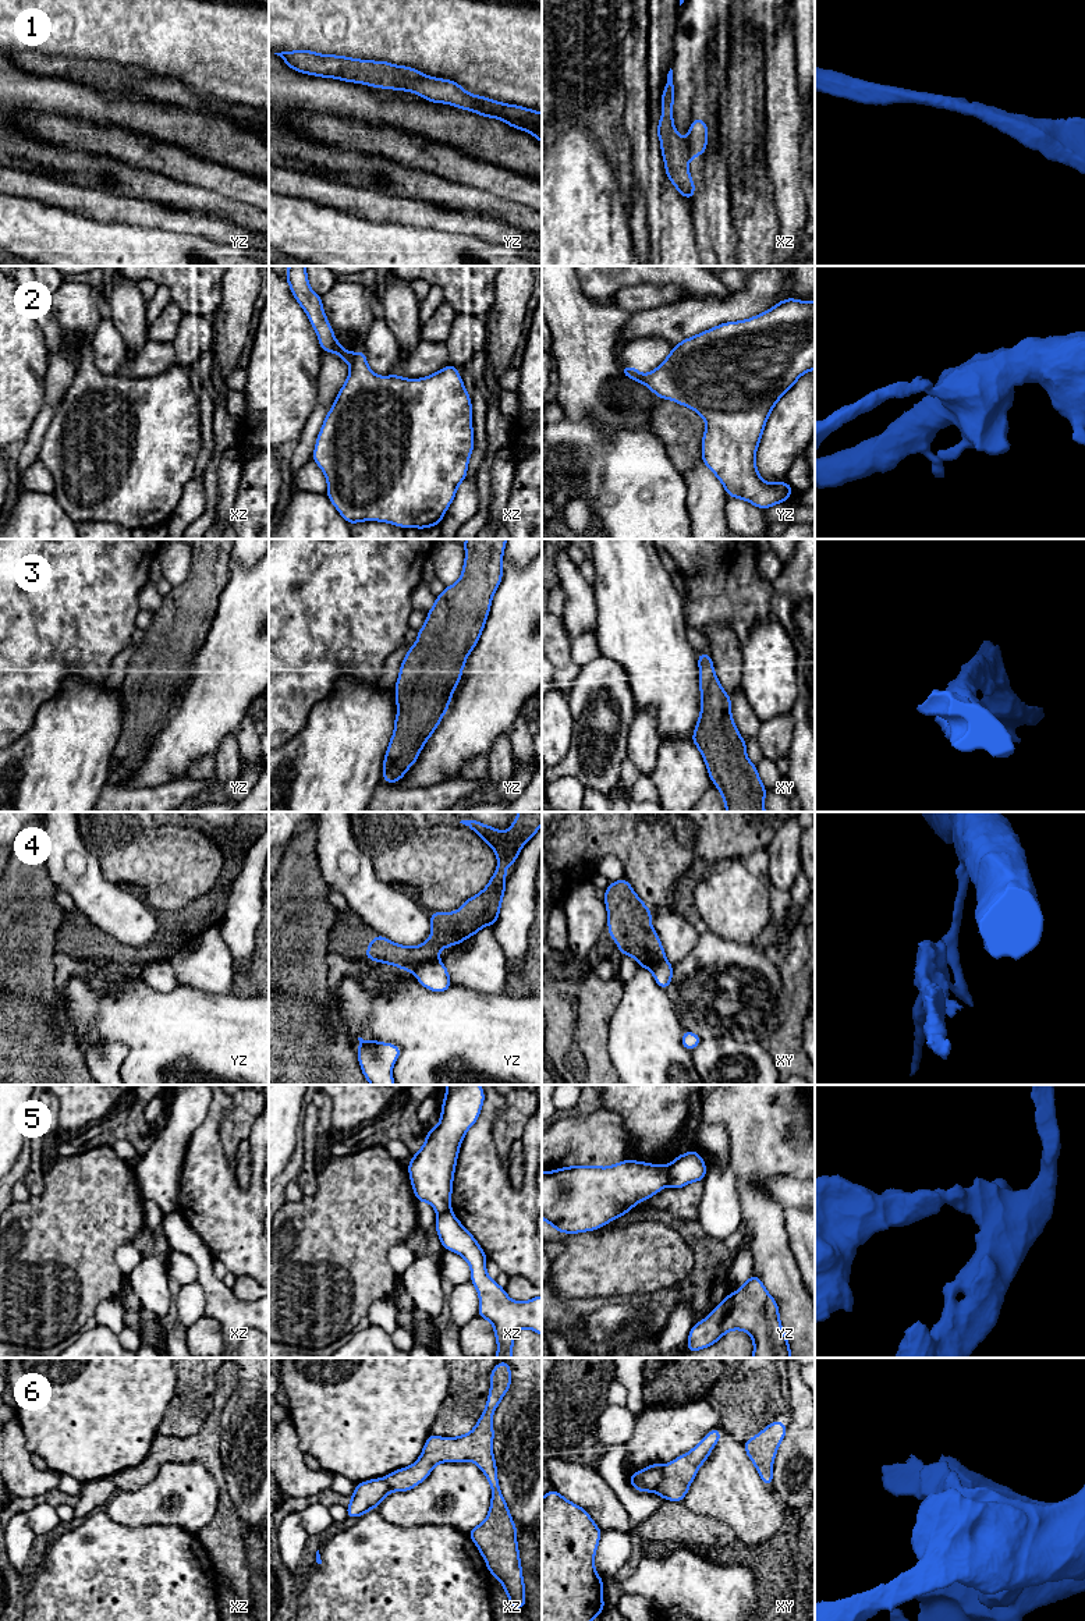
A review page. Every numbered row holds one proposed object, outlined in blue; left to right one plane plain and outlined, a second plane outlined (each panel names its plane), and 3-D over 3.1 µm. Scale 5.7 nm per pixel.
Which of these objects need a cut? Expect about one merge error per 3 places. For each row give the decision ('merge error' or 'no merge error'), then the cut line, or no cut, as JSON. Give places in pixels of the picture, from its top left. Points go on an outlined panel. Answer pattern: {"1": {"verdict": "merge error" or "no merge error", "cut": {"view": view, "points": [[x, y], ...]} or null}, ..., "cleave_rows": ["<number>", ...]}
{"1": {"verdict": "no merge error", "cut": null}, "2": {"verdict": "merge error", "cut": {"view": "xz", "points": [[355, 354], [351, 368]]}}, "3": {"verdict": "no merge error", "cut": null}, "4": {"verdict": "merge error", "cut": {"view": "yz", "points": [[436, 958], [422, 961], [412, 971]]}}, "5": {"verdict": "merge error", "cut": {"view": "yz", "points": [[667, 1166], [669, 1184]]}}, "6": {"verdict": "merge error", "cut": {"view": "xy", "points": [[663, 1467], [660, 1482], [655, 1490]]}}, "cleave_rows": ["2", "4", "5", "6"]}

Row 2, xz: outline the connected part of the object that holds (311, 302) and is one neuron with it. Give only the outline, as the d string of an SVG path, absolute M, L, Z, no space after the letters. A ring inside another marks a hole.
M288 266L286 280L291 288L294 298L306 312L308 319L319 338L322 351L337 354L350 365L350 368L352 368L355 354L343 348L336 340L333 329L323 312L322 297L313 292L309 287L305 266Z

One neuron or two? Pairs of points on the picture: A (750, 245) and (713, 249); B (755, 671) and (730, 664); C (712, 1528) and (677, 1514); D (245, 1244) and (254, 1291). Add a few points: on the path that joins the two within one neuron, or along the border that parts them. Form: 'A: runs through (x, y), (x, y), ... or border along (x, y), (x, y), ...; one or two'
A: border along (730, 215), (736, 251); two
B: border along (743, 646), (740, 688); two
C: runs through (704, 1528), (691, 1528), (685, 1522); one
D: border along (237, 1276), (251, 1276), (254, 1279); two

